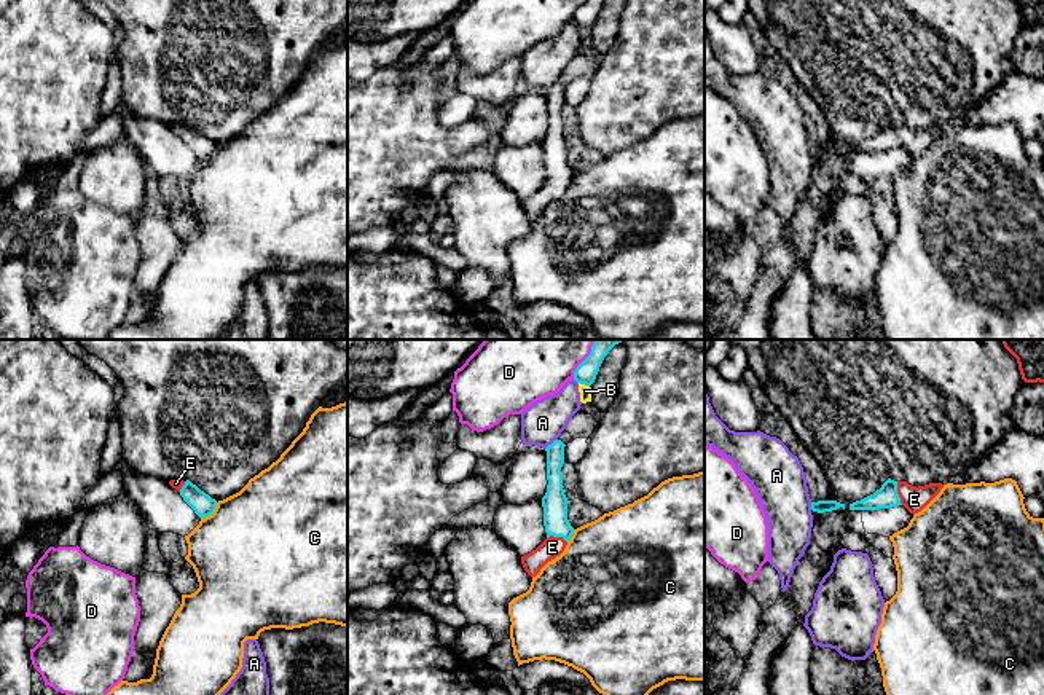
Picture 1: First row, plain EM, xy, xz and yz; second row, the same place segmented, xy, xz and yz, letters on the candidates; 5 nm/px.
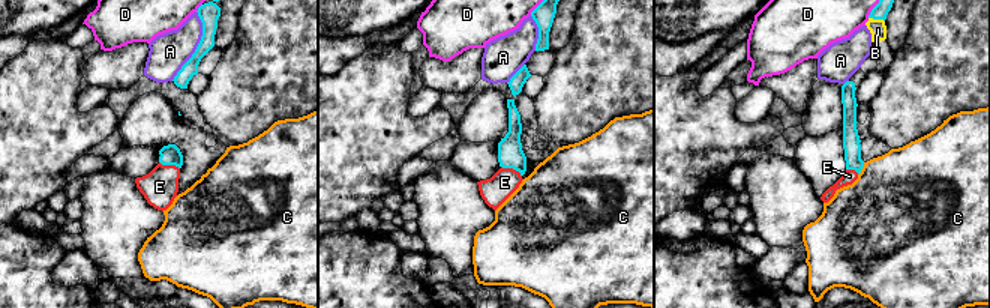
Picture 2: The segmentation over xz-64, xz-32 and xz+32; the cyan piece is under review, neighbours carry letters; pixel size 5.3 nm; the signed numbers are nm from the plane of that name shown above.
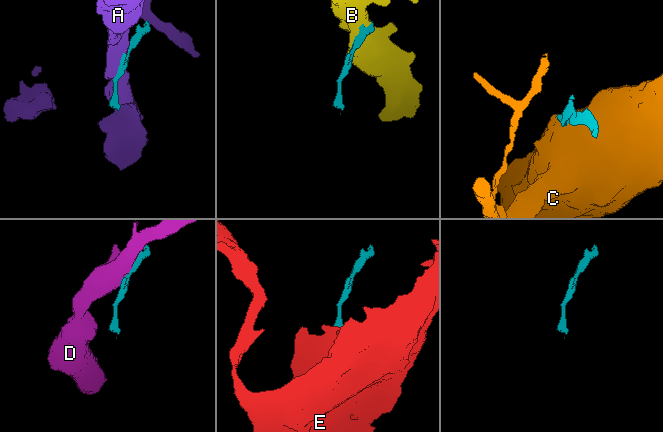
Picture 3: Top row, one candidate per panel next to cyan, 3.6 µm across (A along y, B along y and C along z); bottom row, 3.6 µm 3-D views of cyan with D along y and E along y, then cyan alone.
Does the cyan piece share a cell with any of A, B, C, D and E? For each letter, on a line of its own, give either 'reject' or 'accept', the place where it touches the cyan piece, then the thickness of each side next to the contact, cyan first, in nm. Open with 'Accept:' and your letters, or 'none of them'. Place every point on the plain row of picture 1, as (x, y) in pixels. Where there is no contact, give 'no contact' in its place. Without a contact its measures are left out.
Accept: E
A: reject | xz (552, 86) | 100/220 nm
B: reject | xz (584, 26) | 110/60 nm
C: reject | xy (211, 157) | 110/500 nm
D: reject | xz (577, 10) | 110/220 nm
E: accept | yz (896, 136) | 110/120 nm

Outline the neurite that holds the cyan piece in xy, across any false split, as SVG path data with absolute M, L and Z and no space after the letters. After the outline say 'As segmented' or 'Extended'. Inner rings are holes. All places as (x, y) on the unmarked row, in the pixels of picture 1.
M171 123L169 128L175 131L183 143L194 153L199 161L206 161L214 156L217 150L217 143L212 142L209 137L201 134L196 128L190 123Z. Extended

